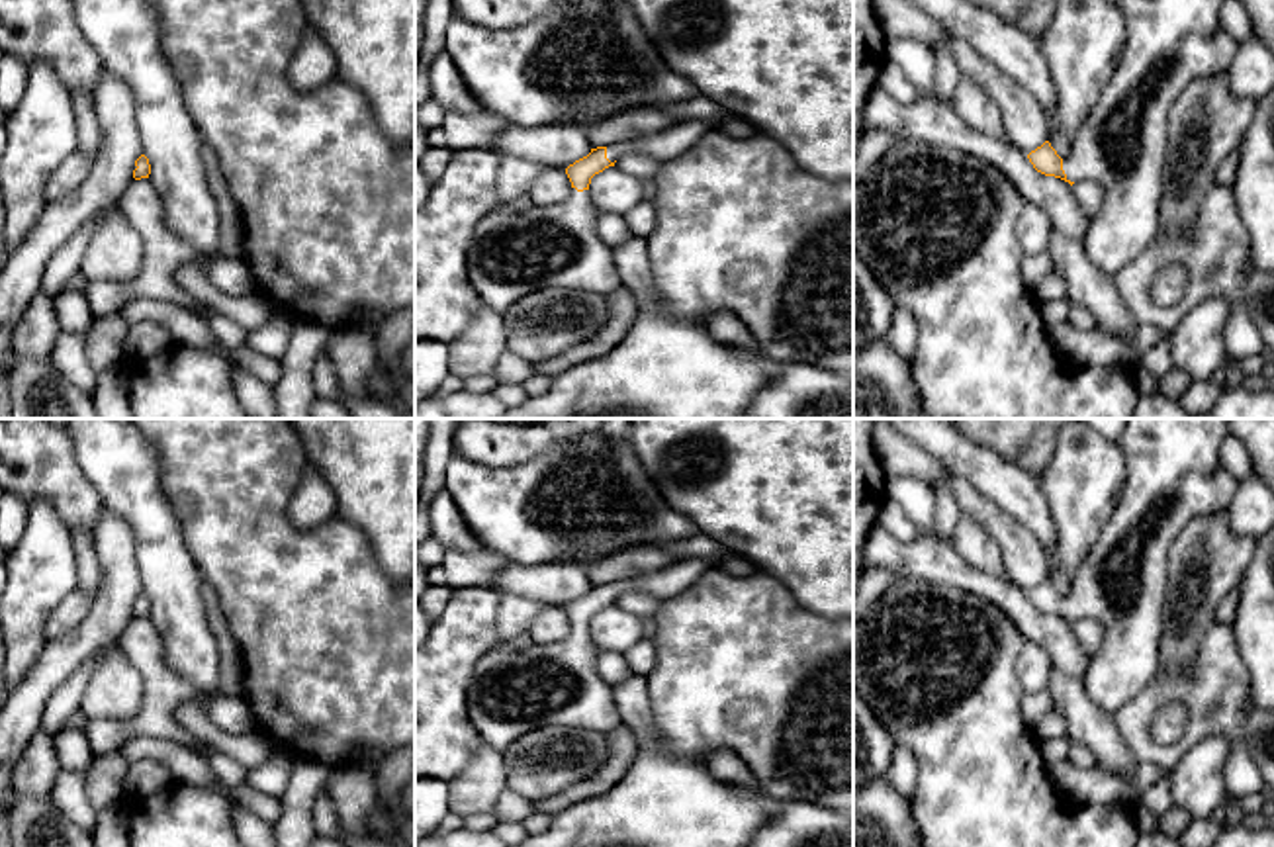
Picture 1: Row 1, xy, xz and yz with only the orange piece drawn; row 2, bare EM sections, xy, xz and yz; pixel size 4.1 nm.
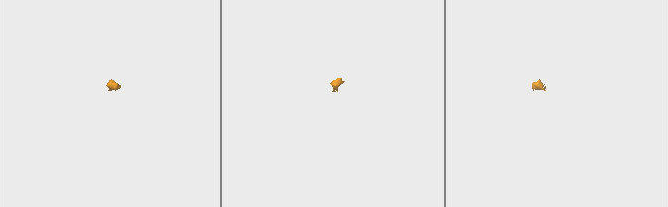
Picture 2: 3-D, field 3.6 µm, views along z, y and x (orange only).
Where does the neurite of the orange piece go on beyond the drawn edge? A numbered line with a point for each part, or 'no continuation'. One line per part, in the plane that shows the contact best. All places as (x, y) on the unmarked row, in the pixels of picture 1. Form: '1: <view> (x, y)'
1: xz (680, 576)
2: yz (1173, 466)

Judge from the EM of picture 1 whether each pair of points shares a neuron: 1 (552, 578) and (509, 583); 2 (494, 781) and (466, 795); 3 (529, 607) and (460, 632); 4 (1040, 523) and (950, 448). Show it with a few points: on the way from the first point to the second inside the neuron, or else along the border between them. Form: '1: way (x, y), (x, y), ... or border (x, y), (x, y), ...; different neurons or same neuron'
1: way (543, 579), (519, 579); same neuron
2: way (488, 781), (472, 791); same neuron
3: border (501, 595), (496, 646); different neurons
4: way (1018, 501), (983, 466), (971, 460); same neuron

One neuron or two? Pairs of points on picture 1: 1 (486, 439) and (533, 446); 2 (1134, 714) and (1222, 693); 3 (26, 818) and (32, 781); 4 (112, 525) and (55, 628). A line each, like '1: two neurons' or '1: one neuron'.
1: one neuron
2: one neuron
3: two neurons
4: two neurons

